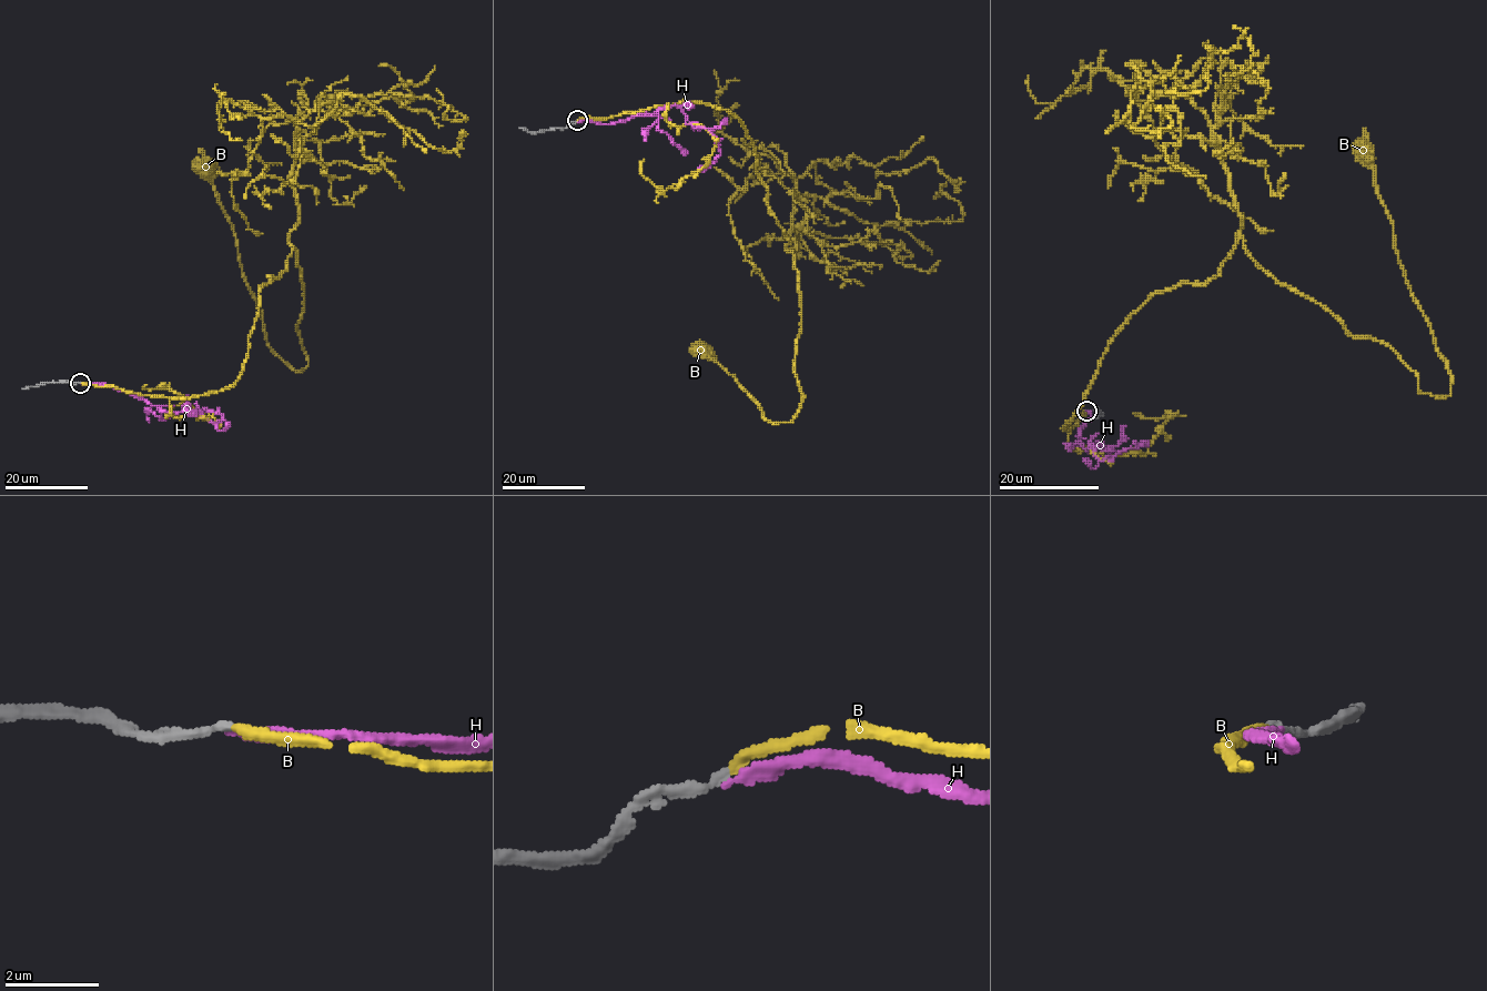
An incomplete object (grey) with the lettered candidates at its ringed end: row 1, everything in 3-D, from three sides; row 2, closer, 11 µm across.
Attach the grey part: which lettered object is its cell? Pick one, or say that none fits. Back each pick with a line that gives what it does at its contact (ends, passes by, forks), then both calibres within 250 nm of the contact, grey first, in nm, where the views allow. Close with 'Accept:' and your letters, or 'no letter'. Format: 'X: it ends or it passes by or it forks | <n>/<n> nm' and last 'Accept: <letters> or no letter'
B: it ends | 200/240 nm
Accept: B

